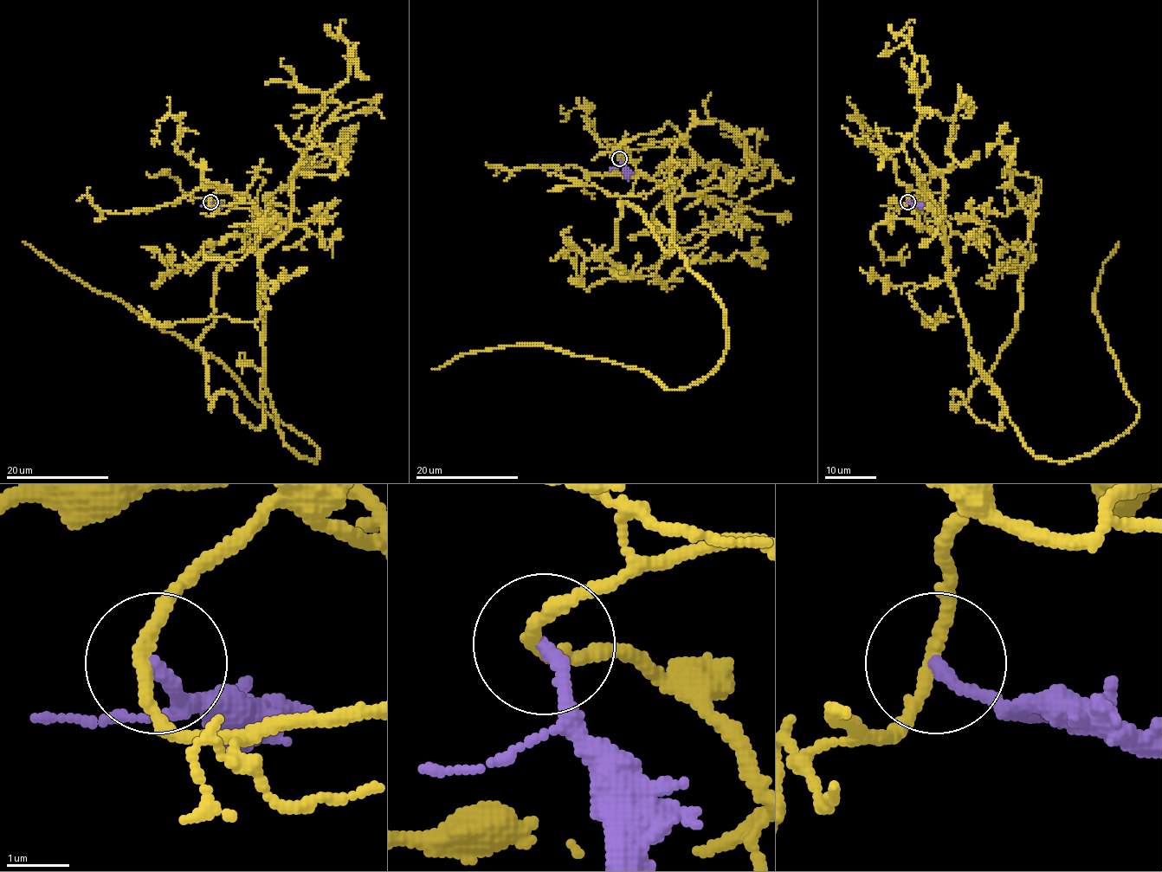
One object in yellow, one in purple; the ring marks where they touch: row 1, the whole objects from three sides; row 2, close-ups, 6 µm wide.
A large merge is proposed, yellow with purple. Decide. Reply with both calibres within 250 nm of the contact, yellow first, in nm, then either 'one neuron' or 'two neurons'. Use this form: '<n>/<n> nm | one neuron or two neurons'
200/200 nm | two neurons

